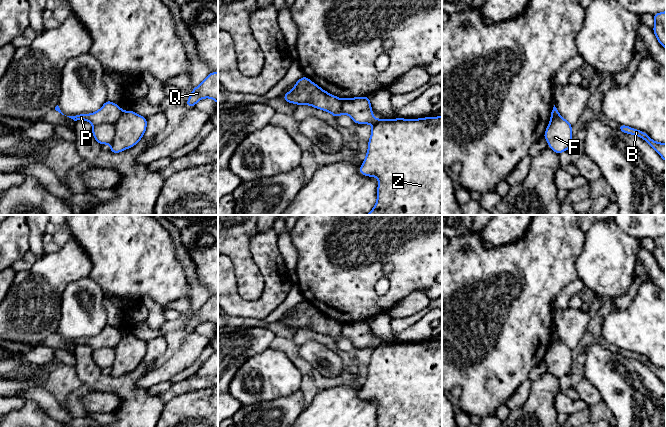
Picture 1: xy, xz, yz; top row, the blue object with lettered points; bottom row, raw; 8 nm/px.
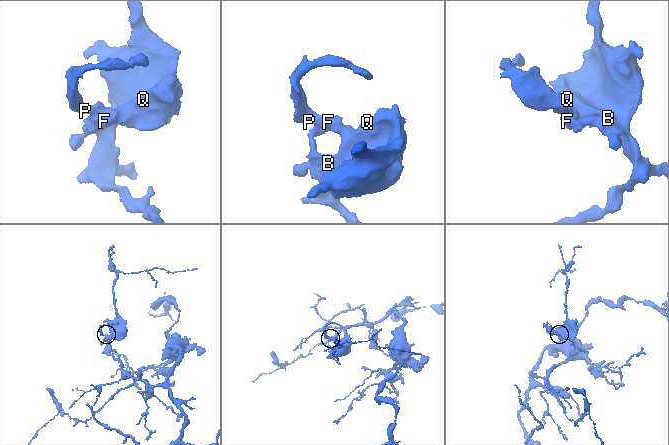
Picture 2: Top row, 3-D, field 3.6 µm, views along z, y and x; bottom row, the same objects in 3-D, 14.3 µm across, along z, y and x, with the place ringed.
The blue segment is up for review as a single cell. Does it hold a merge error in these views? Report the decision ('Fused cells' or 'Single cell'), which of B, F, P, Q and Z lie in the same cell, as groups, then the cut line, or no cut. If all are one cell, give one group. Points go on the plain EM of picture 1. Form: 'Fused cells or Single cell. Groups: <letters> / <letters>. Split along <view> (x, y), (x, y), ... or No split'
Fused cells. Groups: B F Q Z / P. Split along xy (123, 335), (120, 341), (113, 347), (93, 349)

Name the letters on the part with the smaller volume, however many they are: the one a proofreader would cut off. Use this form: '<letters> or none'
P

